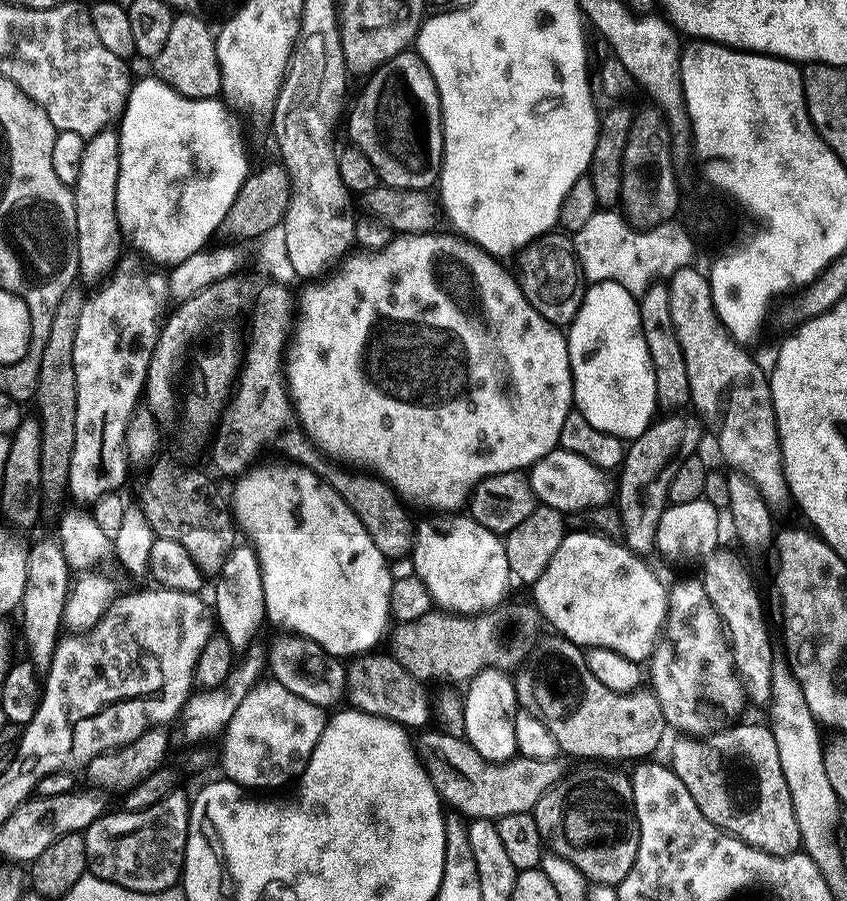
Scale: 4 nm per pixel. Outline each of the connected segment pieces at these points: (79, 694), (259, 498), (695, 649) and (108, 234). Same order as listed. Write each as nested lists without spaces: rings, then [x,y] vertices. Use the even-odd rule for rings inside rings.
[[[151,586],[145,592],[132,592],[129,596],[119,595],[112,603],[111,607],[104,612],[104,617],[85,634],[72,634],[70,638],[61,639],[54,650],[52,665],[48,671],[52,674],[52,684],[60,684],[56,688],[56,693],[68,696],[68,700],[104,700],[104,704],[76,704],[72,708],[73,724],[73,758],[76,762],[87,762],[94,759],[98,754],[110,752],[113,748],[119,748],[122,744],[129,744],[134,738],[138,738],[148,727],[154,724],[167,725],[168,720],[176,720],[181,715],[181,709],[187,703],[190,693],[194,688],[195,664],[199,655],[202,654],[203,647],[214,635],[214,612],[209,601],[203,595],[195,592],[183,592],[182,590],[170,590],[159,586]]]
[[[303,466],[288,467],[292,468],[253,469],[235,481],[236,489],[232,492],[236,520],[248,531],[260,560],[267,623],[312,640],[329,657],[356,658],[371,653],[390,628],[393,582],[390,561],[374,546],[366,526],[358,522],[354,510],[324,477]]]
[[[699,583],[671,585],[666,640],[672,643],[672,665],[668,668],[668,685],[664,692],[659,693],[665,725],[669,729],[677,728],[677,733],[680,734],[711,734],[729,727],[739,717],[736,715],[739,714],[740,707],[746,704],[746,697],[732,666],[730,645],[724,626],[720,623],[720,615]]]
[[[110,131],[97,132],[85,143],[78,178],[74,185],[76,253],[80,259],[78,276],[81,281],[94,280],[100,275],[103,277],[122,254],[122,251],[120,252],[122,229],[116,217],[116,187],[120,173],[120,137],[115,131]]]

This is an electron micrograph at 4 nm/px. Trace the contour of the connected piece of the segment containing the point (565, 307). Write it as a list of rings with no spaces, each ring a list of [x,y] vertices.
[[[534,242],[523,251],[518,279],[524,297],[555,326],[567,326],[578,314],[582,295],[582,273],[578,267],[575,251],[571,247],[559,248],[548,242]]]

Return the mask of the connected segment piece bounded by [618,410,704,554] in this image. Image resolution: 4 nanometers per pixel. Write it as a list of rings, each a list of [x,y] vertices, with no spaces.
[[[676,410],[671,414],[653,419],[648,429],[627,445],[624,462],[618,469],[620,475],[620,500],[618,507],[624,523],[625,548],[637,554],[648,554],[656,548],[656,531],[659,519],[668,503],[670,478],[685,456],[697,455],[704,428],[696,416],[687,416],[687,411]]]

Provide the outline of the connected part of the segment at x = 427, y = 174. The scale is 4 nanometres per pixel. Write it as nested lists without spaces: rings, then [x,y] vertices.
[[[405,50],[390,58],[367,77],[368,85],[360,92],[348,116],[348,136],[357,152],[374,166],[385,188],[428,190],[437,183],[440,164],[444,161],[444,123],[440,117],[438,86],[415,51]]]

